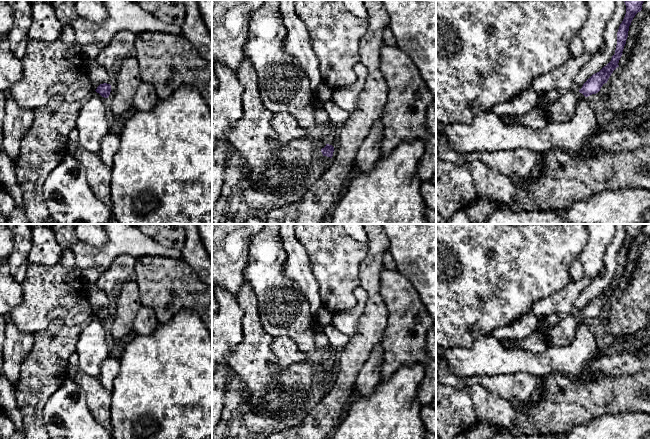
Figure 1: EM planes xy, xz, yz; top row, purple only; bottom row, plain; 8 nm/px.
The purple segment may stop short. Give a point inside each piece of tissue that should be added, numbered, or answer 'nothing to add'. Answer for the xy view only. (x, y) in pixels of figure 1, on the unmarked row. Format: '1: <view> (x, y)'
nothing to add

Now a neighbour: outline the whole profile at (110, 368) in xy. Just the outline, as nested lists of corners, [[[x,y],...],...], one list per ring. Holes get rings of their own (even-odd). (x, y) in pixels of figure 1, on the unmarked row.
[[[112,354],[101,366],[101,374],[99,380],[102,385],[108,389],[113,389],[114,381],[118,376],[120,371],[120,360],[116,354]]]

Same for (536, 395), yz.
[[[538,377],[537,388],[535,389],[532,395],[532,400],[537,401],[540,399],[542,388],[543,388],[543,377]]]

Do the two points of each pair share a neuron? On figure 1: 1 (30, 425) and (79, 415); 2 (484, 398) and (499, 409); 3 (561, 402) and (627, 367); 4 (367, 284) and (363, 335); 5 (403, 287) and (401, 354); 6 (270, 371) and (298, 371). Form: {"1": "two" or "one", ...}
{"1": "two", "2": "one", "3": "two", "4": "one", "5": "one", "6": "one"}

